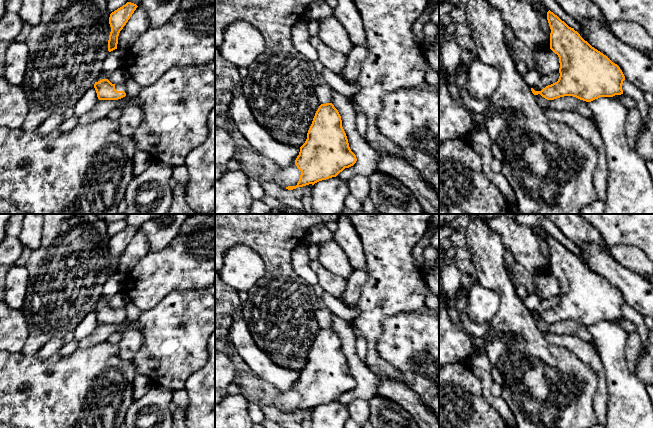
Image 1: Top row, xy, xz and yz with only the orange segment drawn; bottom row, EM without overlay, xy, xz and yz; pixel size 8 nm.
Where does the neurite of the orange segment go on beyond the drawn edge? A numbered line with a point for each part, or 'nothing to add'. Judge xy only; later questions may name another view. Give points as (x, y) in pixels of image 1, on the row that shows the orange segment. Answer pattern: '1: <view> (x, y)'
1: xy (119, 87)

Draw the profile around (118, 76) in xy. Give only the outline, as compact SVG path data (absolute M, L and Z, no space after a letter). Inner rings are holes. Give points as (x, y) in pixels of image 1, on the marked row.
M119 68L110 74L110 76L108 77L108 80L112 84L116 85L116 84L126 83L126 81L128 80L128 77L125 74L123 68Z

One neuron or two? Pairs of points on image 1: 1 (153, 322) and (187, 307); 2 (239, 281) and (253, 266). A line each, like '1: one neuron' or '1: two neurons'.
1: one neuron
2: one neuron

